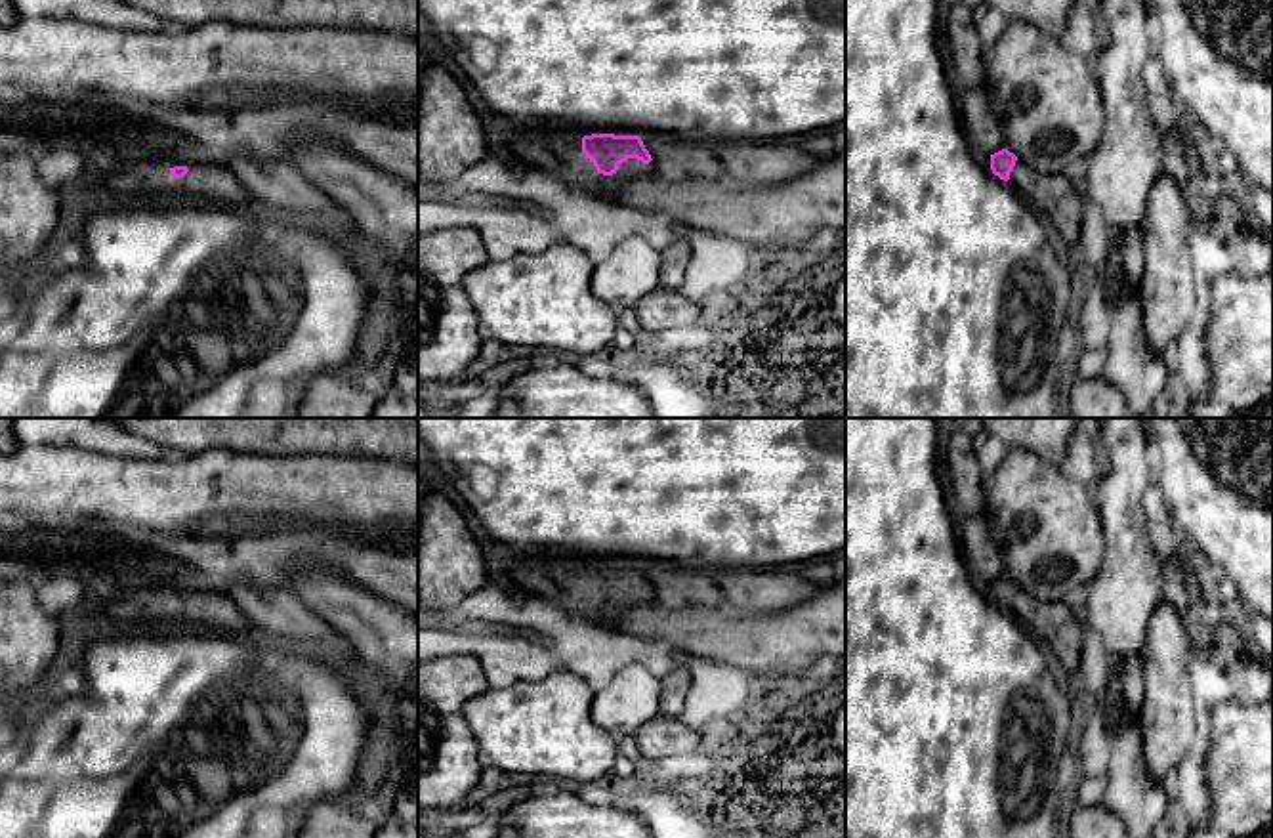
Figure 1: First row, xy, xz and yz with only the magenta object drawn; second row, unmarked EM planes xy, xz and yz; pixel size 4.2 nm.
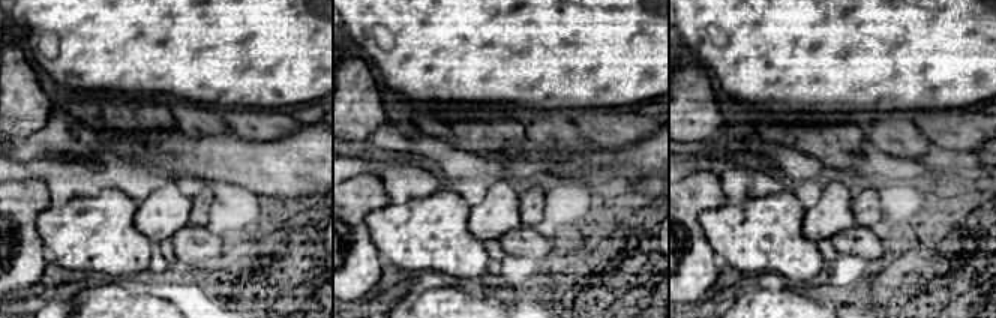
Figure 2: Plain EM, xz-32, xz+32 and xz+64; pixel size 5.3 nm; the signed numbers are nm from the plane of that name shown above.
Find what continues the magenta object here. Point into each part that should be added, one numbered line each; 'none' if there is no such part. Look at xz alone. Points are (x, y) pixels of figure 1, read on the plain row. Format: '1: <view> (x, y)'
1: xz (632, 594)

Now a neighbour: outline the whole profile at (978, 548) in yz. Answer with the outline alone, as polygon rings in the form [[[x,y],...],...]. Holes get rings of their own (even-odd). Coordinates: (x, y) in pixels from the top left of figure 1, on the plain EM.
[[[964,515],[962,536],[958,544],[970,571],[981,575],[989,582],[1006,576],[1000,552],[989,534],[985,517]]]

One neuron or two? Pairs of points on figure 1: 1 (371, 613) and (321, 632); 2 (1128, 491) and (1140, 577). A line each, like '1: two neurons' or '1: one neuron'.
1: two neurons
2: one neuron

